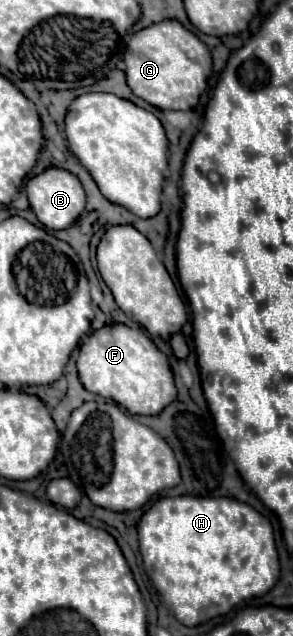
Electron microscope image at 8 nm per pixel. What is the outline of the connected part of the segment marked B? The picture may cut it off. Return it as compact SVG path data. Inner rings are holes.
M48 168L42 174L30 178L26 182L26 194L28 194L30 208L34 210L36 218L50 230L68 228L86 206L86 192L84 192L80 180L64 168Z

